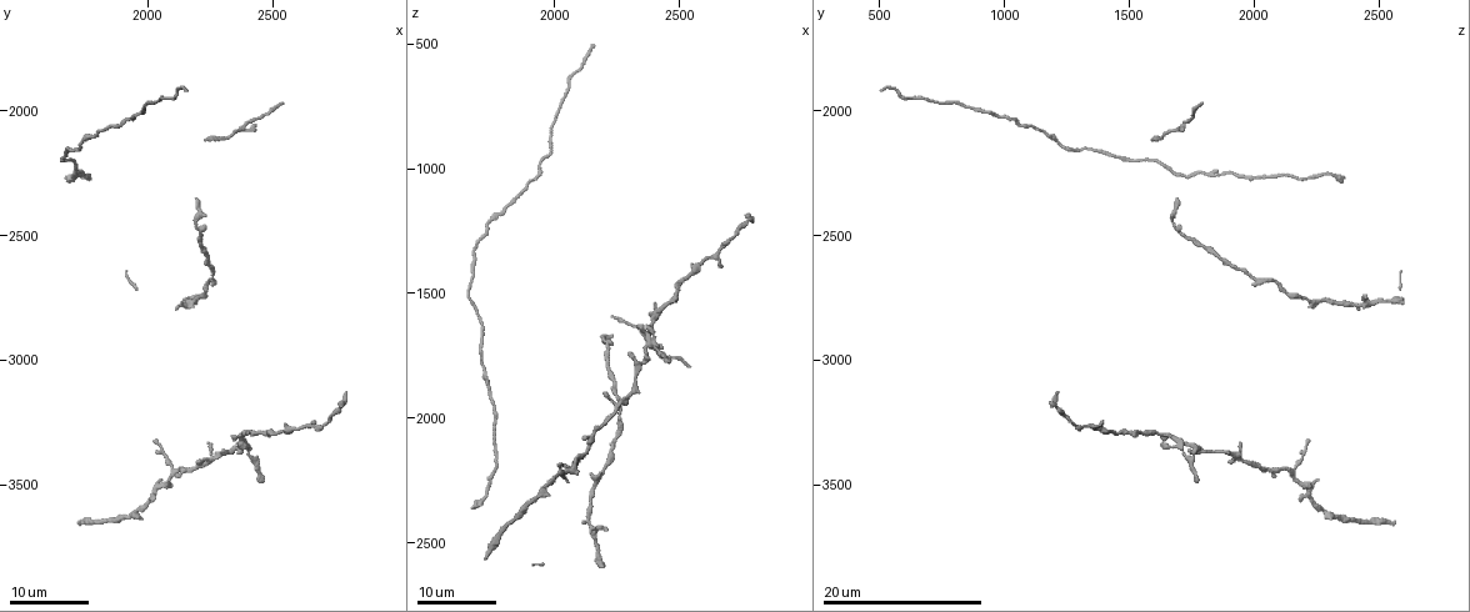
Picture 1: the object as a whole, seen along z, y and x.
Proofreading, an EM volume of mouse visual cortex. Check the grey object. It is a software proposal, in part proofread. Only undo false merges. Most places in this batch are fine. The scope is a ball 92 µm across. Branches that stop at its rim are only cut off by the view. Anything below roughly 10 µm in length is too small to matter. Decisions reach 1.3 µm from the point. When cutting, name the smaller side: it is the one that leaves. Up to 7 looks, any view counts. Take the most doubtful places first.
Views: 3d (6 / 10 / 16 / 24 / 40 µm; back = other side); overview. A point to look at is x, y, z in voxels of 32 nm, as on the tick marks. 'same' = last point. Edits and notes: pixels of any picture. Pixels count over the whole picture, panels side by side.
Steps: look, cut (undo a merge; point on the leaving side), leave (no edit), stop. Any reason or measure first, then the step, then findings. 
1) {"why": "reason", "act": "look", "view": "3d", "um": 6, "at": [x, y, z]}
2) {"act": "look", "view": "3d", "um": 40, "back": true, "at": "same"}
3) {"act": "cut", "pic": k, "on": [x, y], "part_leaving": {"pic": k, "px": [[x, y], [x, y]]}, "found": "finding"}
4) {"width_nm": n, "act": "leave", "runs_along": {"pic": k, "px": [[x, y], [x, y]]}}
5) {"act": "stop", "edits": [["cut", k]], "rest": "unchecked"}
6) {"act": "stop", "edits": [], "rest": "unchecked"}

{"why": "side arm on a straight run", "act": "look", "view": "3d", "um": 16, "at": [2400, 3300, 1600]}

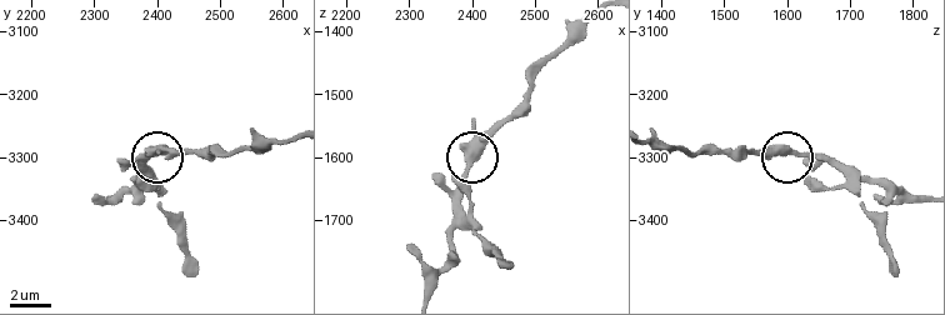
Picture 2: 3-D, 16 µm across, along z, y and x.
{"why": "zoom in", "act": "look", "view": "3d", "um": 6, "at": [2390, 3290, 1615]}

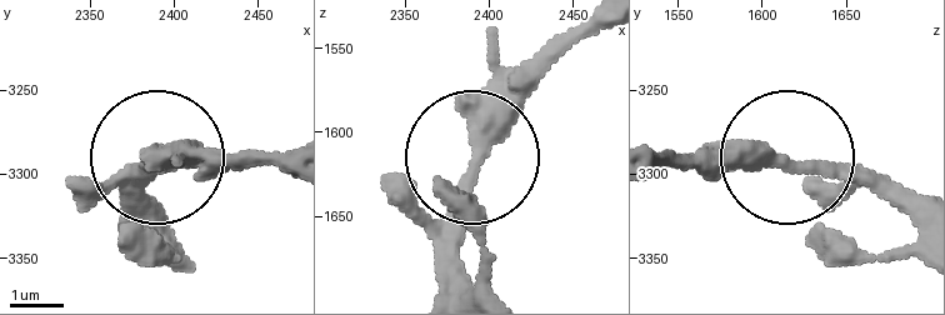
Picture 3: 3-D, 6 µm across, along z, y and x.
{"width_nm": 290, "act": "leave", "found": "continuous, no second neuron"}

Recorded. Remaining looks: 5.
{"why": "narrows sharply", "act": "look", "view": "3d", "um": 16, "at": [2200, 2460, 1690]}

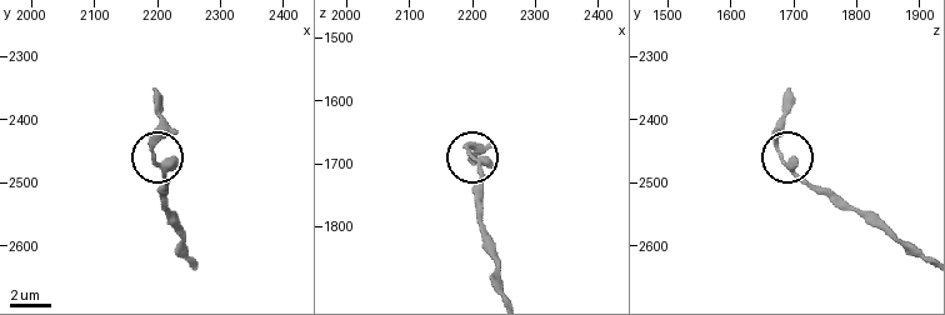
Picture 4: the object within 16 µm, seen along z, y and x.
{"act": "look", "view": "3d", "um": 6, "at": [2190, 2455, 1680]}

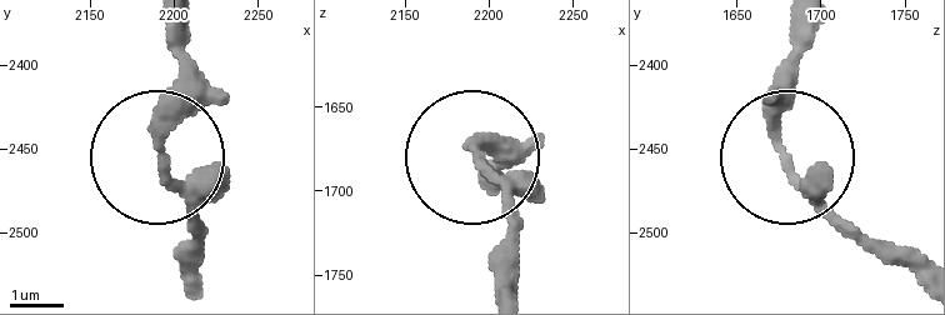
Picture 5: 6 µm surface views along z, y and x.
{"act": "leave", "runs_along": {"pic": 5, "px": [[198, 286], [198, 205], [158, 139], [184, 31]]}, "found": "one neuron here"}

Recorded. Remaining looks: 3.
{"why": "three arms meet", "act": "look", "view": "3d", "um": 24, "at": [2120, 3440, 2160]}

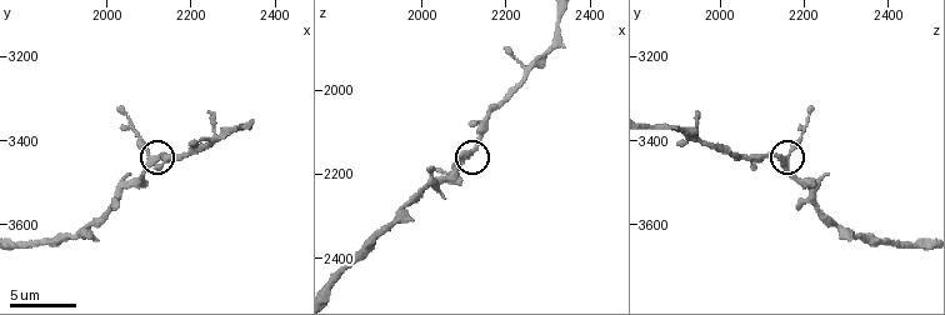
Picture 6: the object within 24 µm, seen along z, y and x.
{"why": "closer look", "act": "look", "view": "3d", "um": 10, "at": [2115, 3445, 2155]}

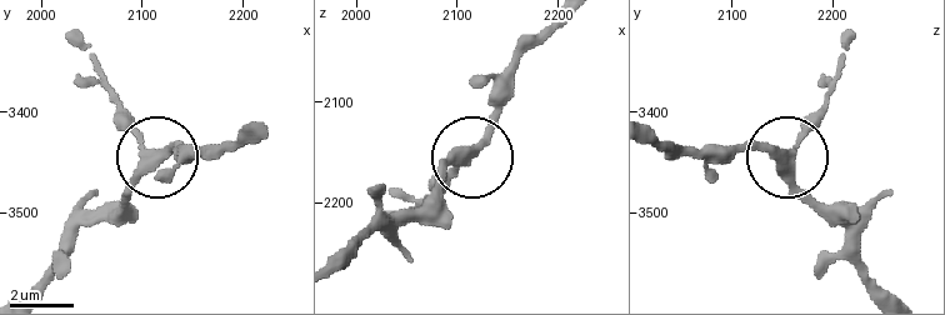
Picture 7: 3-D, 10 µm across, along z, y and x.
{"act": "leave", "found": "continuous, no second neuron"}

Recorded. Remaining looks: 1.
{"act": "stop", "edits": [], "rest": "unchecked"}

